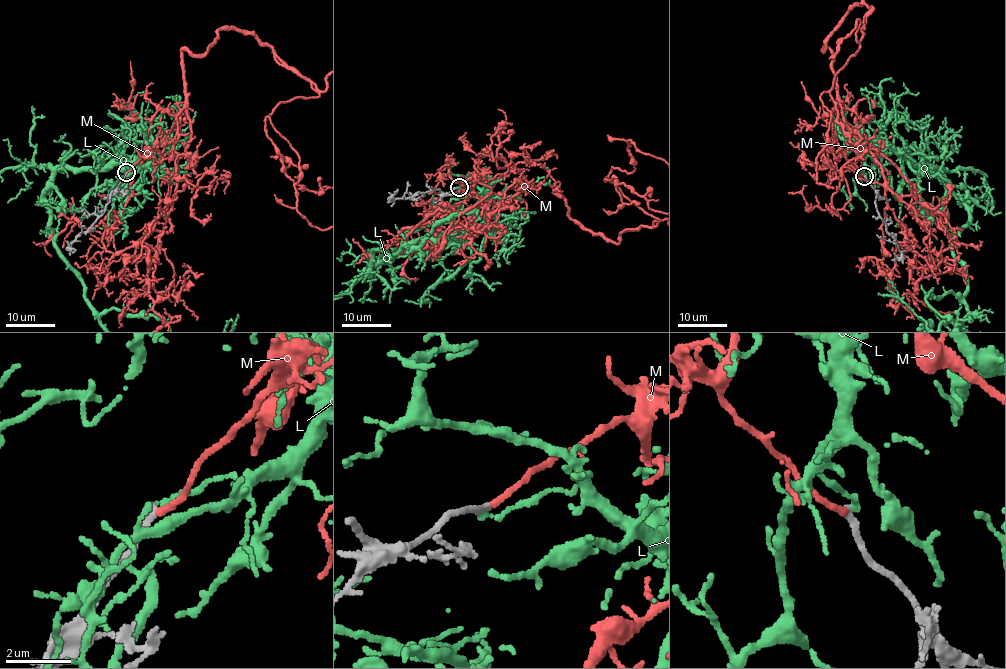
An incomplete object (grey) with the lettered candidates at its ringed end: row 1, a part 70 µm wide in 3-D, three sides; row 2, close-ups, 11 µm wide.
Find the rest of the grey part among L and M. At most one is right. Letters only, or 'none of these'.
M

